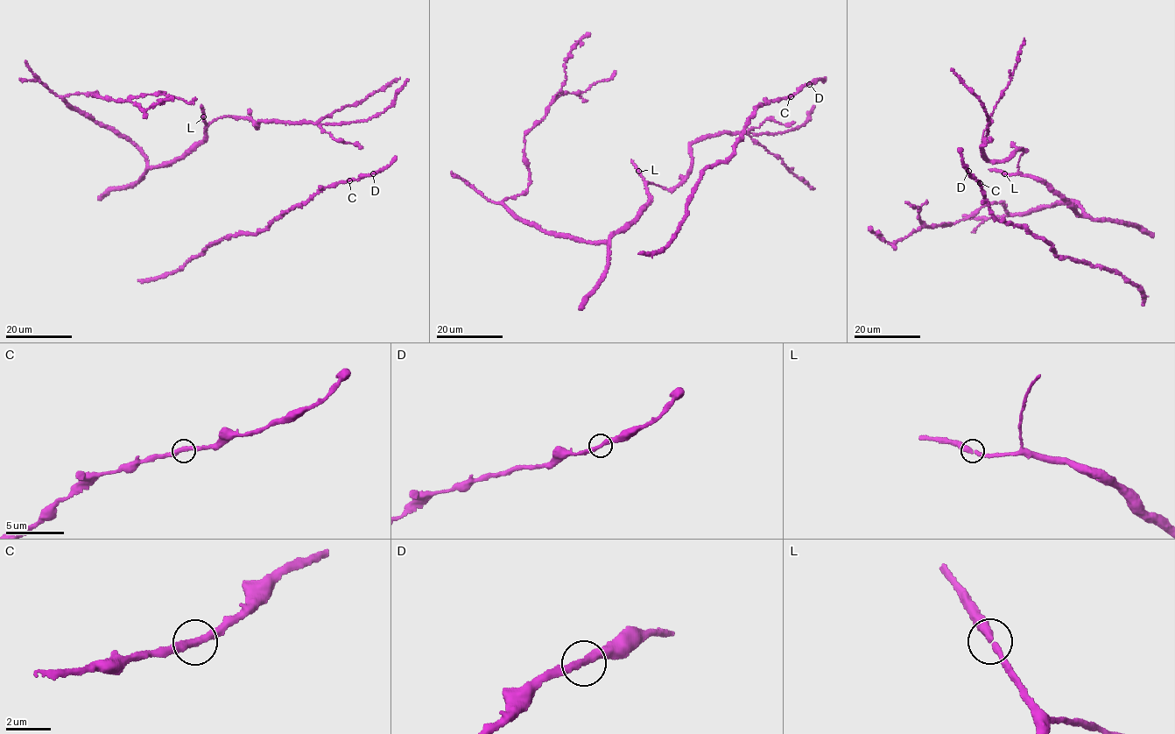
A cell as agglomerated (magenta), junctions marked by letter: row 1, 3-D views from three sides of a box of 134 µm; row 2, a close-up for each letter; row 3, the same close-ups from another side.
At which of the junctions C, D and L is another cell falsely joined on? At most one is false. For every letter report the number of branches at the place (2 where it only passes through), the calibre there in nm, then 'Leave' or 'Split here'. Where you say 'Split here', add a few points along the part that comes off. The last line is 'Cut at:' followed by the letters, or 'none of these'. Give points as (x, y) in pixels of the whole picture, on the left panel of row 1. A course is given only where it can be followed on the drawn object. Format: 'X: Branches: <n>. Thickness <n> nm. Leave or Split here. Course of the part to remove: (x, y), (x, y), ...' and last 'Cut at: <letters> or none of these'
C: Branches: 2. Thickness 360 nm. Leave
D: Branches: 2. Thickness 320 nm. Leave
L: Branches: 2. Thickness 320 nm. Leave
Cut at: none of these

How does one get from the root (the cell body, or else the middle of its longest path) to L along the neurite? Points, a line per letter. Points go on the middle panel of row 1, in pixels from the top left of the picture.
L: (684, 179), (673, 188), (663, 188), (646, 182), (638, 172)

